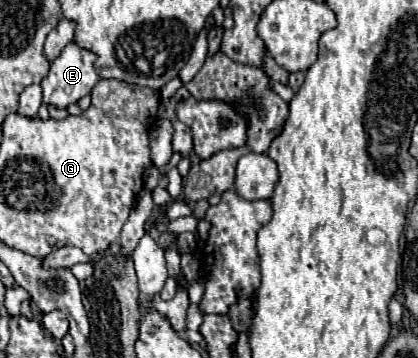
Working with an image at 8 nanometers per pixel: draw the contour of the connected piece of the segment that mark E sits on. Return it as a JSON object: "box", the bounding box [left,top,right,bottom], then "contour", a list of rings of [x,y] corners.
{"box":[41,42,101,108],"contour":[[[69,42],[51,62],[51,70],[41,82],[43,102],[67,108],[69,104],[75,104],[79,98],[87,96],[101,80],[93,66],[95,60],[97,56],[91,50]]]}

